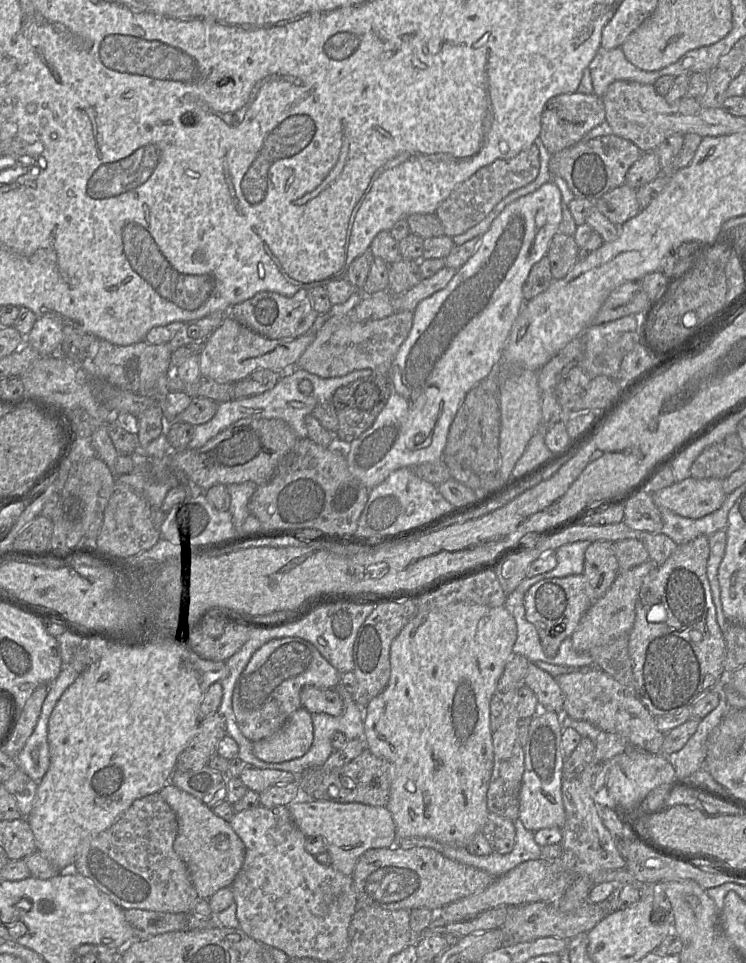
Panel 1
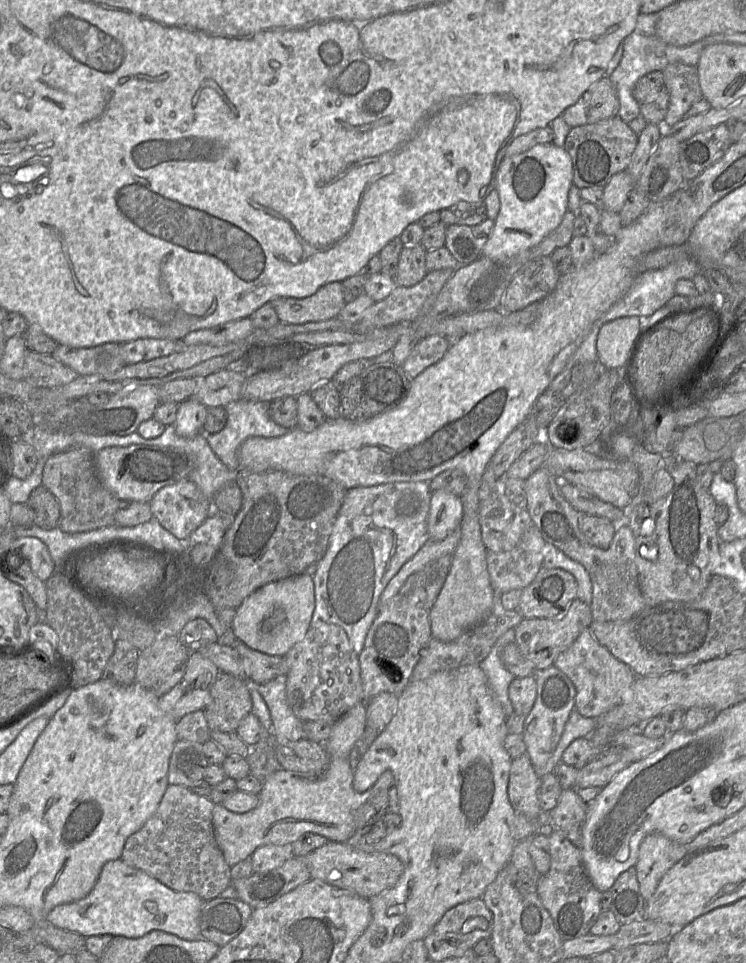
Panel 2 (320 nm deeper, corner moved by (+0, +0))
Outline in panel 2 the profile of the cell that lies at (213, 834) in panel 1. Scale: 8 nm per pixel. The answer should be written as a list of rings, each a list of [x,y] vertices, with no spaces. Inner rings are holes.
[[[360,702],[357,703],[355,706],[350,708],[347,712],[345,712],[342,716],[340,716],[337,720],[332,725],[332,730],[329,738],[327,741],[323,744],[324,747],[326,748],[328,754],[329,754],[329,765],[324,773],[324,775],[318,779],[307,779],[303,778],[301,776],[298,776],[295,773],[292,773],[290,771],[287,771],[285,769],[280,769],[276,772],[273,772],[269,775],[267,775],[263,782],[262,782],[262,788],[261,791],[258,794],[259,797],[259,803],[258,805],[246,812],[246,813],[235,813],[227,810],[222,804],[215,804],[213,811],[212,811],[212,823],[213,823],[213,830],[214,830],[214,836],[216,843],[220,850],[223,853],[223,857],[226,861],[226,863],[232,867],[238,862],[248,858],[251,856],[251,854],[258,848],[264,845],[277,845],[277,846],[282,846],[282,845],[291,845],[292,842],[296,841],[299,839],[302,835],[307,834],[307,833],[314,833],[314,834],[319,834],[328,839],[328,841],[334,841],[334,842],[346,842],[355,832],[355,821],[354,821],[354,811],[361,806],[363,803],[365,803],[370,796],[376,796],[378,793],[371,795],[371,788],[370,787],[368,790],[365,792],[357,792],[353,789],[353,778],[354,778],[354,769],[350,765],[350,760],[349,760],[349,755],[354,747],[354,745],[358,745],[358,740],[362,737],[364,730],[366,727],[366,703],[365,702]]]

